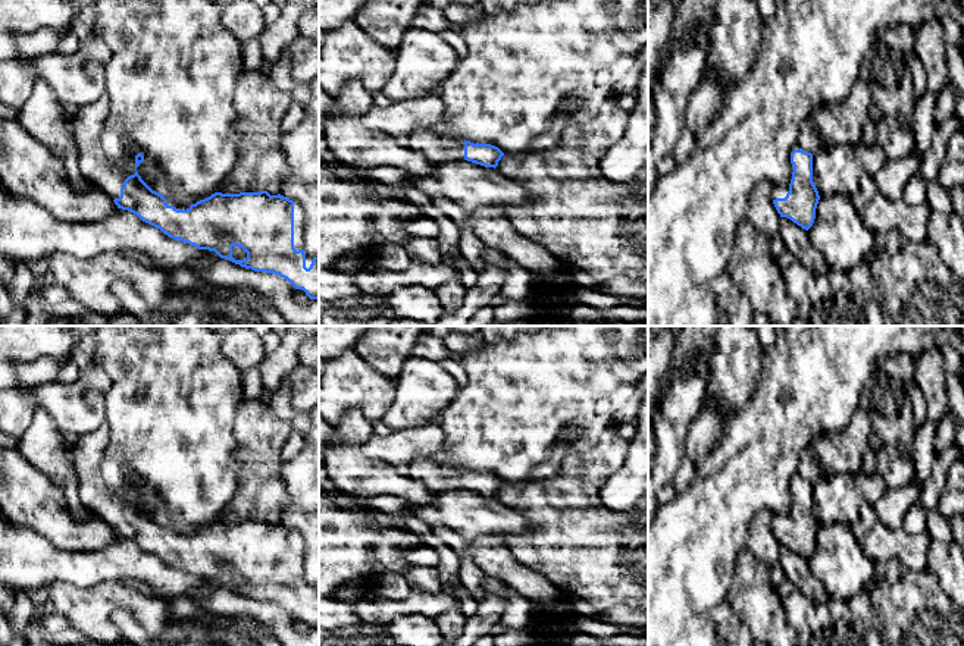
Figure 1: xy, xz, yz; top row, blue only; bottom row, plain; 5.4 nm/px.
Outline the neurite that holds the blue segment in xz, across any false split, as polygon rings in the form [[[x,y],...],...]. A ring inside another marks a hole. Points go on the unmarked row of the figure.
[[[416,457],[406,468],[407,476],[420,480],[434,495],[448,490],[472,490],[485,496],[497,496],[504,482],[491,473],[473,473],[453,468],[432,457]]]

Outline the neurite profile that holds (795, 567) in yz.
[[[782,546],[779,559],[786,580],[789,580],[798,592],[810,600],[826,603],[829,595],[823,584],[811,574],[805,558],[794,552],[791,548]]]

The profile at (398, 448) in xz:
[[[439,423],[425,427],[392,430],[386,436],[373,435],[362,451],[366,457],[381,460],[406,471],[409,464],[419,455],[432,457],[444,449],[444,432]]]

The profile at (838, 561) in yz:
[[[820,526],[807,562],[827,595],[844,602],[861,592],[873,592],[877,584],[874,562],[864,554],[849,526]]]

